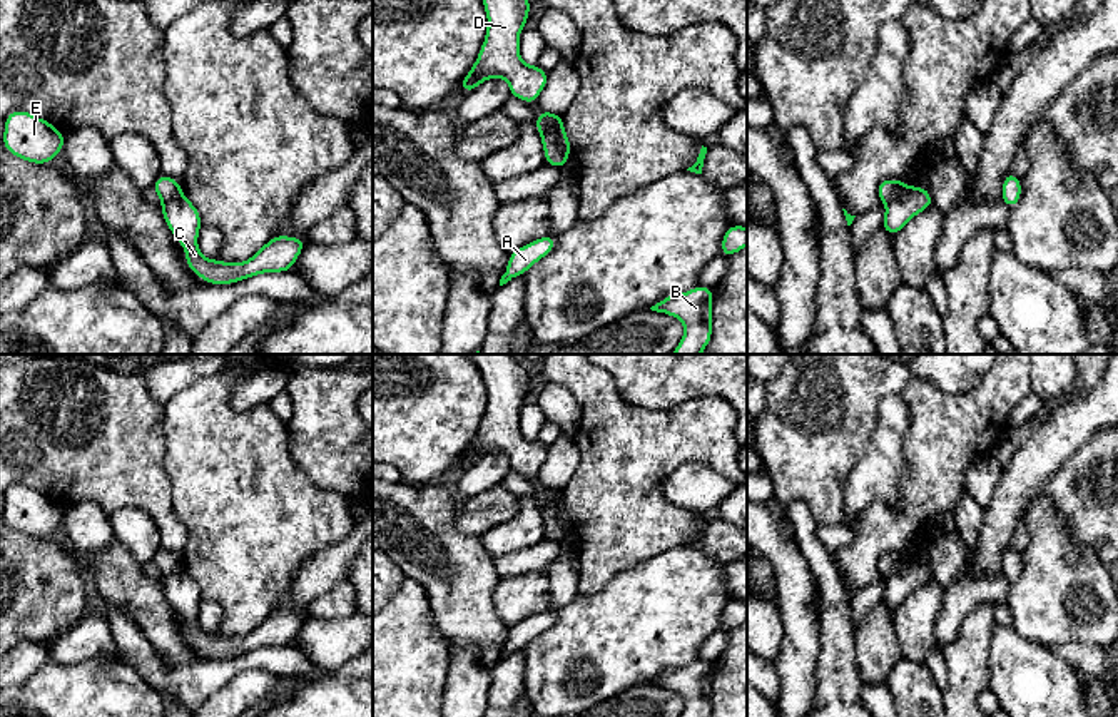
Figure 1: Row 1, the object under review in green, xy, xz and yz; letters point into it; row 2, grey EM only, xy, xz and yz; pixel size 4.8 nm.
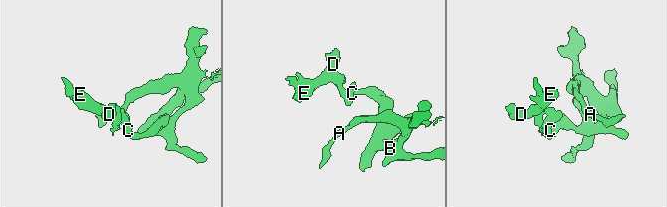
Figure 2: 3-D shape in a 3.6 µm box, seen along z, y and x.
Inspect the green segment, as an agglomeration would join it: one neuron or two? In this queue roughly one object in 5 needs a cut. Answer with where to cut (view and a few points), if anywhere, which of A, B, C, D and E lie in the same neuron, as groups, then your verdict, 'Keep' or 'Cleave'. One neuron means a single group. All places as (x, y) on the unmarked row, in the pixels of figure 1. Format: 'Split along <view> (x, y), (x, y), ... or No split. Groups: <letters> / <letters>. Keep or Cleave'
Split along yz (908, 560), (898, 570), (884, 575). Groups: A B C / D E. Cleave

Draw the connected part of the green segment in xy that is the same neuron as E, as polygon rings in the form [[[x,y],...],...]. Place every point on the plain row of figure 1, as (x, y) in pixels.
[[[13,485],[5,491],[3,518],[10,528],[32,538],[53,536],[64,523],[65,510],[45,493]]]

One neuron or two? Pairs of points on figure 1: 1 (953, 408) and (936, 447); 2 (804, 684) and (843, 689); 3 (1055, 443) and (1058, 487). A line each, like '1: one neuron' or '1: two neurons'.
1: one neuron
2: two neurons
3: two neurons

